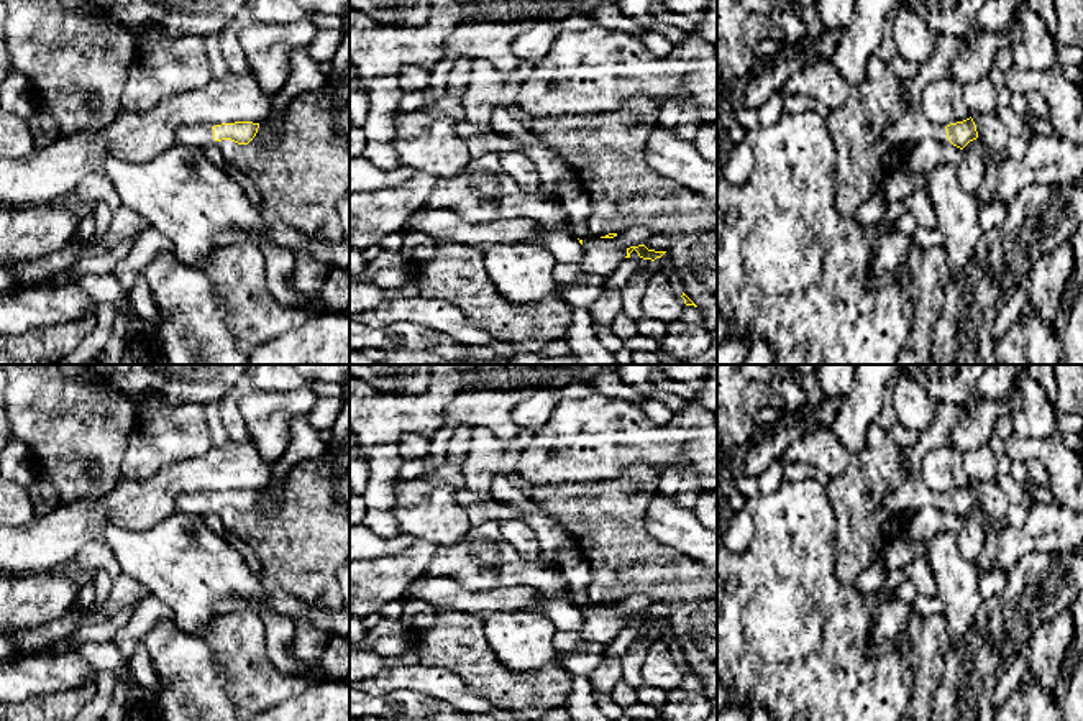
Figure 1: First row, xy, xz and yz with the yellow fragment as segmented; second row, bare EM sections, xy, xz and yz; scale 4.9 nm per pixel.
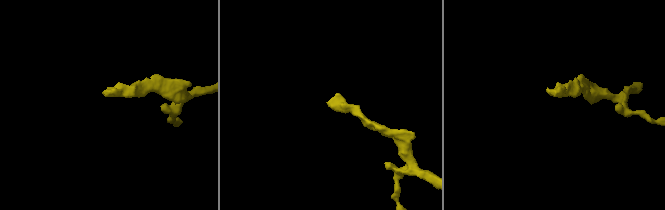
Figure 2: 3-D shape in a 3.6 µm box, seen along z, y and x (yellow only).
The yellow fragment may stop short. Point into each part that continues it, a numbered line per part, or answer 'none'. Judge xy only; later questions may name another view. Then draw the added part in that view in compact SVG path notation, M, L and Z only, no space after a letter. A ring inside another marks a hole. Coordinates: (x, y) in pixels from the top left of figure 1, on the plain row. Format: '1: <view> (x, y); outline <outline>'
1: xy (201, 503); outline M208 493L184 494L177 499L177 511L187 514L205 516L213 509L213 498Z

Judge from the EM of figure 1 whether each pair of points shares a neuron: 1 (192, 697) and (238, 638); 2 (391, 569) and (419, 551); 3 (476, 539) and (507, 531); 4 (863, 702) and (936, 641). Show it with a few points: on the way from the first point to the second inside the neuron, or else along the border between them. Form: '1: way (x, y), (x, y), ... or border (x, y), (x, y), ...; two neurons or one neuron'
1: border (201, 638), (214, 651), (219, 680), (233, 702); two neurons
2: way (397, 569), (412, 557); one neuron
3: border (501, 536), (519, 552), (534, 557); two neurons
4: border (895, 647), (913, 675); two neurons

